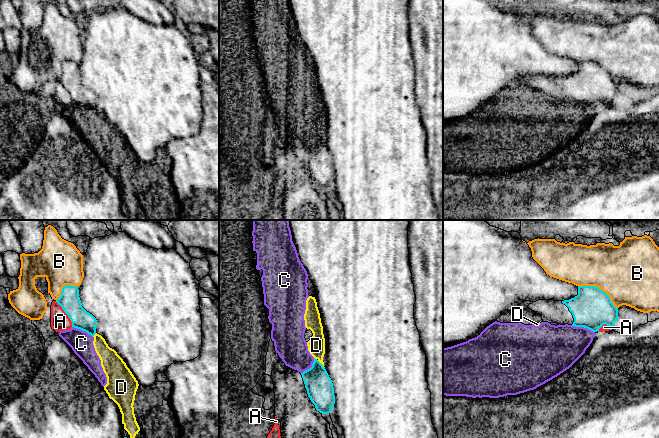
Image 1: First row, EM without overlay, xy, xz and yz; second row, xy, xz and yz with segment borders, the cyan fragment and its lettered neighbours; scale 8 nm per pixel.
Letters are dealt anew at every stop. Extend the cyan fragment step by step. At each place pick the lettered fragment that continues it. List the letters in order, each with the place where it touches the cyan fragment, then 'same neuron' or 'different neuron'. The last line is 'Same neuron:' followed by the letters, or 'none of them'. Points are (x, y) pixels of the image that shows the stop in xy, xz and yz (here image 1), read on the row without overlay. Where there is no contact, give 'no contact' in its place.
A: meets cyan in xy at (66, 89); different neuron
B: meets cyan in yz at (598, 64); different neuron
C: meets cyan in yz at (583, 102); different neuron
D: meets cyan in xz at (320, 139); different neuron
Same neuron: none of them

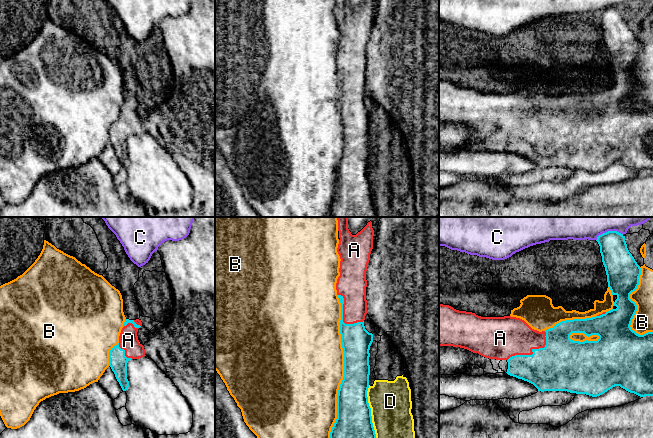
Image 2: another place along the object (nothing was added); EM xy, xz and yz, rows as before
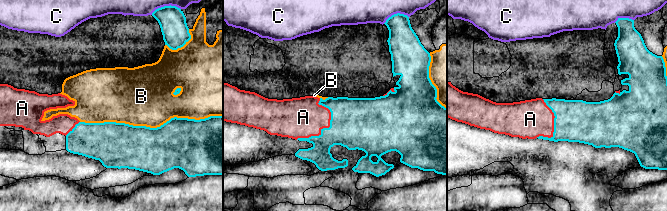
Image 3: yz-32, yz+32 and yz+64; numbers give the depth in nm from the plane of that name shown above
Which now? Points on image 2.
A: meets cyan in yz at (532, 127); same neuron
B: meets cyan in xz at (344, 144); different neuron
C: meets cyan in yz at (608, 7); different neuron
D: meets cyan in xz at (370, 189); different neuron
Same neuron: A

